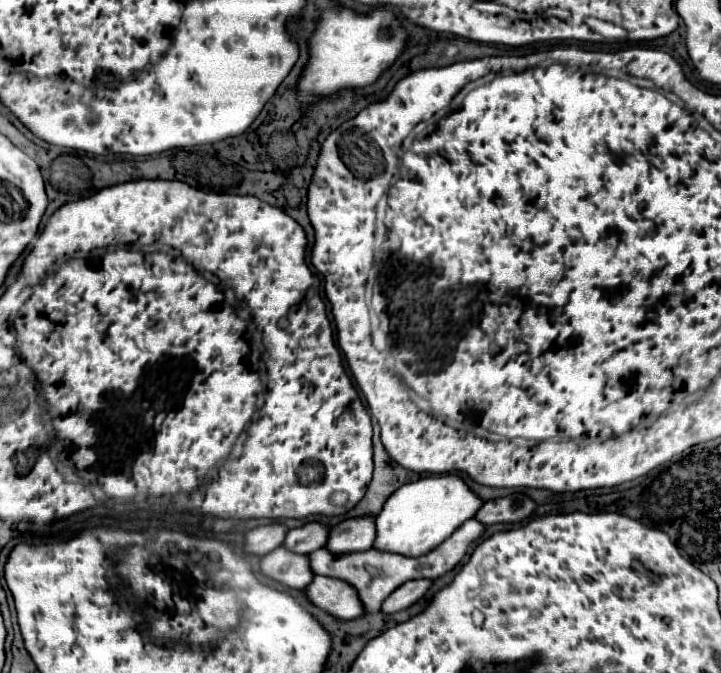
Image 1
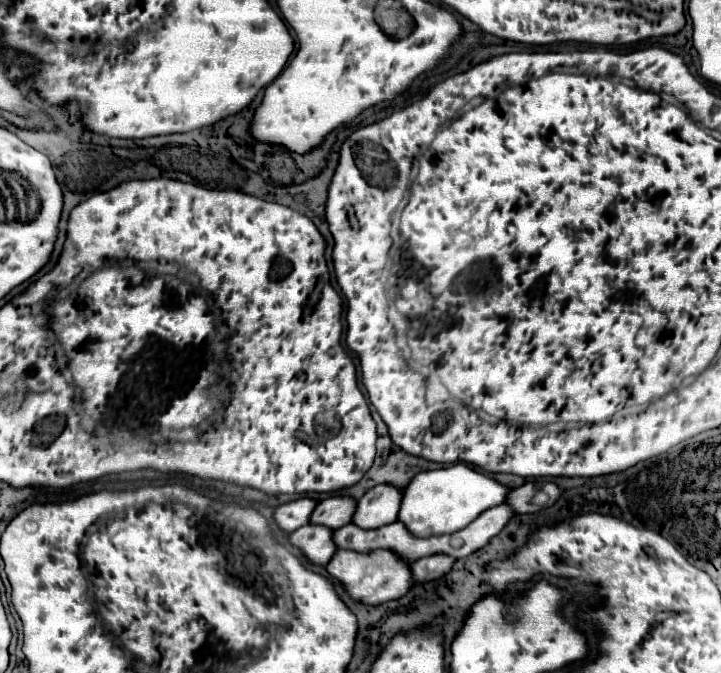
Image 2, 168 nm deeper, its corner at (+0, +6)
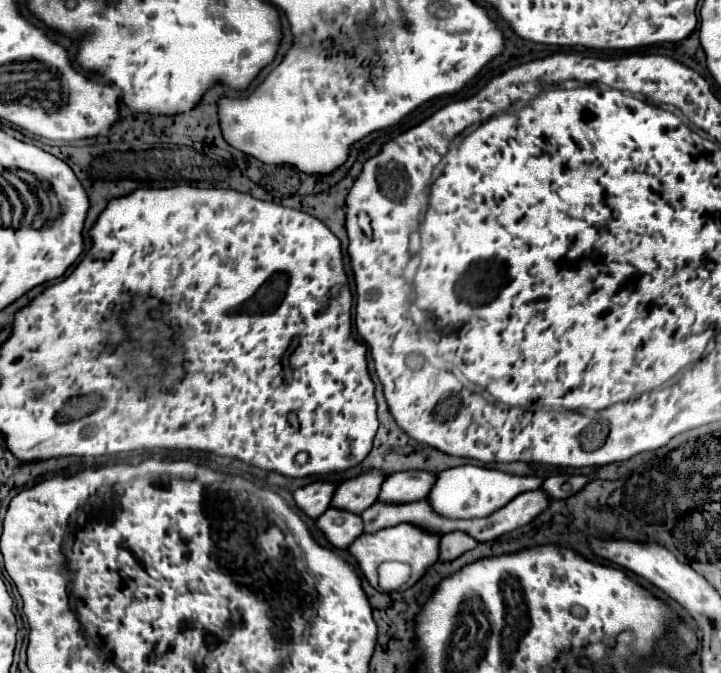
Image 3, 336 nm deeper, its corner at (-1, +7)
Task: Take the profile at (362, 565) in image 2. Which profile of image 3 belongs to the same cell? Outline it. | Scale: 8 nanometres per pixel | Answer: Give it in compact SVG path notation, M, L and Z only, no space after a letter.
M401 523L397 527L387 527L383 531L377 531L375 535L361 535L361 537L357 537L351 543L349 553L357 561L357 567L365 575L365 579L369 581L369 585L375 587L375 589L379 589L377 587L377 567L383 561L401 561L401 563L411 565L411 577L409 577L409 581L399 587L399 591L407 591L437 561L437 547L439 547L439 537L437 535L431 535L431 533L423 531L423 529L417 529L413 525L407 525L407 523Z

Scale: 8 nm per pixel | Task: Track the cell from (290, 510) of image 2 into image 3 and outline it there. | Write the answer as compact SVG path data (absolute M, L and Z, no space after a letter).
M315 481L307 487L301 487L293 493L295 505L311 519L317 519L329 509L331 495L335 491L335 485L329 481Z

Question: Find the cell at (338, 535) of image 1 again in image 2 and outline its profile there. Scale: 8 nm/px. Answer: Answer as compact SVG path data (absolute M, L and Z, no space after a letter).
M378 484L358 500L358 510L352 518L360 528L380 528L398 520L398 508L402 504L402 488L390 488L390 484Z

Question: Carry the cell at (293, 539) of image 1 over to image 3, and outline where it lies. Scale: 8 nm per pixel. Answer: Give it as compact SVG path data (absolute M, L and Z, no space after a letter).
M359 475L341 483L331 499L331 507L361 515L367 507L375 503L383 479L383 475Z

